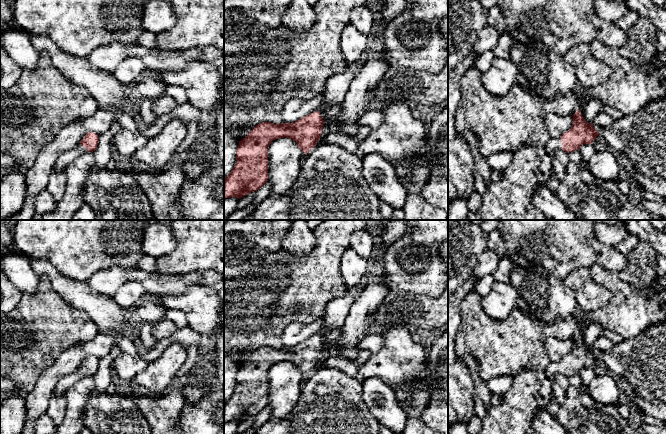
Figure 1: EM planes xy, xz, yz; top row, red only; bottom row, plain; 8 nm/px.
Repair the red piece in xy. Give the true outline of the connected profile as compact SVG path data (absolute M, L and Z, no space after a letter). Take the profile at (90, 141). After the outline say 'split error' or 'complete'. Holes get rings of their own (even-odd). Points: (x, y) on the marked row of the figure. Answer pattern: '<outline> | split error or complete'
M89 132L74 148L64 152L54 164L52 172L65 172L67 167L77 158L87 152L96 150L100 136L96 133Z | split error

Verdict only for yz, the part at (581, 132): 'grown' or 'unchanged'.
grown

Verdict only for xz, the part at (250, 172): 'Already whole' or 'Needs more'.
Already whole

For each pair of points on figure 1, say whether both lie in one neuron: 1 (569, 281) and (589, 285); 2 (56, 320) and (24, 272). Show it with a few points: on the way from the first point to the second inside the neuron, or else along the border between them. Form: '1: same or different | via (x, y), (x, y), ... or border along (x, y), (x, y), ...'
1: same | via (574, 281), (579, 281), (584, 285)
2: different | border along (40, 278), (37, 289), (34, 292), (22, 293)

